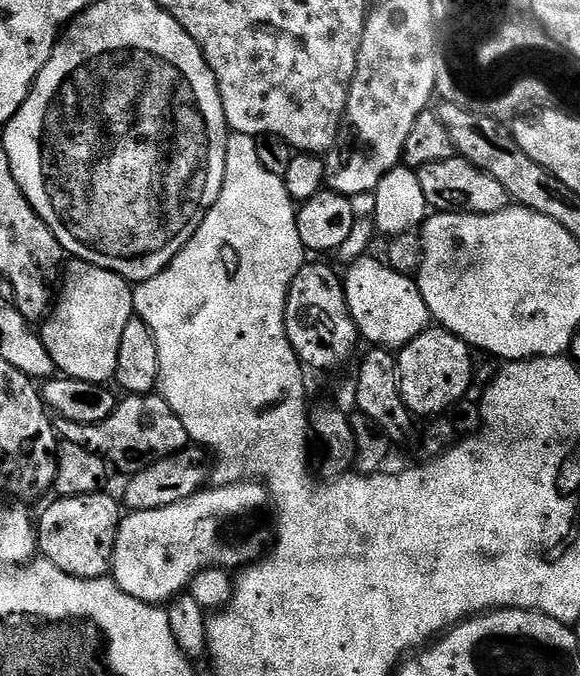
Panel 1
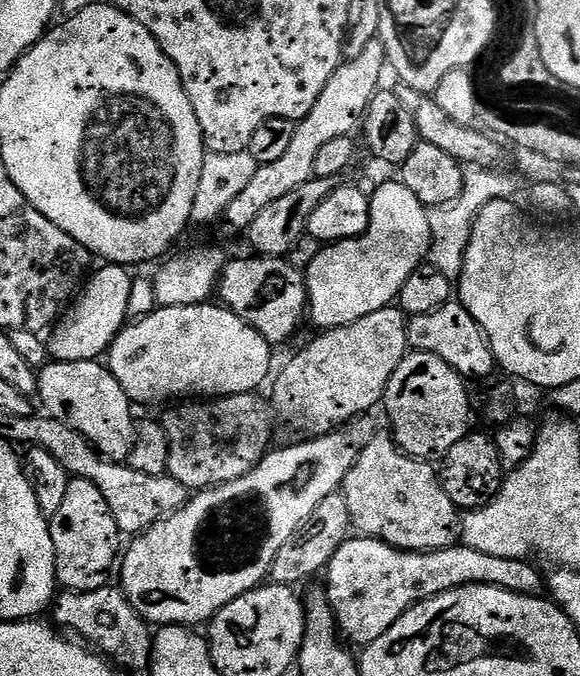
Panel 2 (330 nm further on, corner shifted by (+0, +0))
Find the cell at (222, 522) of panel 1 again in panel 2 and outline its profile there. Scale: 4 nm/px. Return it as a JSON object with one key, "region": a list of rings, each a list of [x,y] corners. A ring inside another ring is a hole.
{"region":[[[368,418],[350,420],[324,436],[304,438],[292,442],[296,444],[289,448],[269,451],[260,465],[250,470],[250,474],[234,478],[234,482],[197,491],[177,512],[149,526],[133,539],[136,541],[129,548],[127,545],[123,549],[122,563],[118,568],[118,584],[124,597],[149,625],[207,625],[218,614],[218,610],[222,610],[222,606],[261,587],[269,579],[274,554],[278,554],[278,550],[288,544],[302,522],[314,514],[322,498],[330,498],[330,494],[341,491],[346,474],[350,474],[373,435],[374,429]]]}

